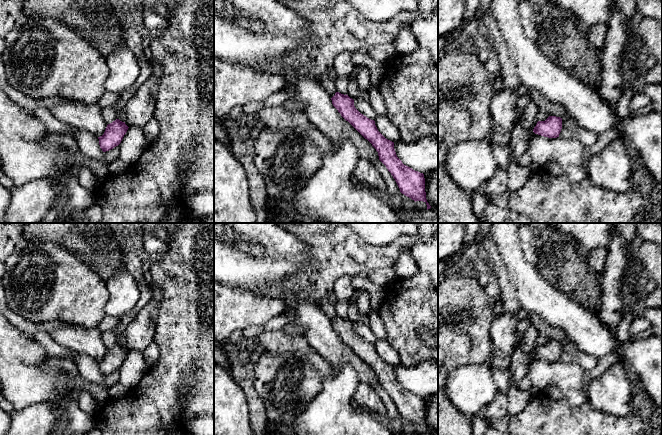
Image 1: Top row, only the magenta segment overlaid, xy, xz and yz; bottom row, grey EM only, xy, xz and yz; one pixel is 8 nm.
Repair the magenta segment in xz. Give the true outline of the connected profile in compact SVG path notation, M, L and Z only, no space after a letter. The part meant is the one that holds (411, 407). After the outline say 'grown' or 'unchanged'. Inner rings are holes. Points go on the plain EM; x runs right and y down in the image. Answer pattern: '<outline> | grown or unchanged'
M336 316L331 322L333 330L338 334L341 340L348 345L365 363L367 363L372 370L378 376L379 384L386 390L388 395L391 397L395 403L400 416L405 420L416 425L423 425L427 429L427 434L431 432L426 423L425 416L425 402L424 398L413 394L412 392L404 389L402 385L397 381L394 366L386 363L377 353L375 345L367 342L361 338L354 330L354 324L350 322L347 318L341 318Z | unchanged

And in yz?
M549 340L545 345L538 345L533 356L548 362L557 362L559 361L561 353L562 342Z | unchanged

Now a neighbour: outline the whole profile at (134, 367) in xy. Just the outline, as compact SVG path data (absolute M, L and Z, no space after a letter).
M131 350L119 368L119 383L130 390L138 385L149 369L143 352Z

